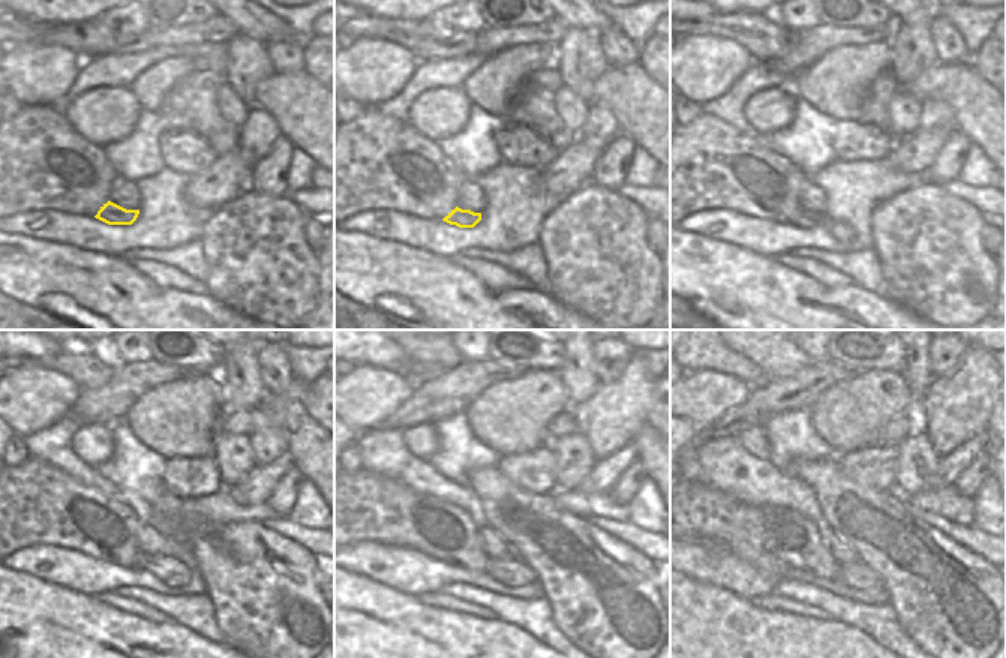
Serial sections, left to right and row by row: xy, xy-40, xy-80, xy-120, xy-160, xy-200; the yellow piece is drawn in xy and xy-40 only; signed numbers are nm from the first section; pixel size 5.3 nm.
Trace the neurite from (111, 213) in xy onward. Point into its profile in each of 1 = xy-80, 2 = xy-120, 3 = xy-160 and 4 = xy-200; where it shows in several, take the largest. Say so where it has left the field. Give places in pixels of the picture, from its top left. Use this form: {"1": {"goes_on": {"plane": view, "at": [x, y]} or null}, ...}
{"1": {"goes_on": {"plane": "xy-80", "at": [843, 233]}}, "2": {"goes_on": {"plane": "xy-120", "at": [171, 571]}}, "3": {"goes_on": {"plane": "xy-160", "at": [513, 573]}}, "4": {"goes_on": {"plane": "xy-200", "at": [856, 574]}}}

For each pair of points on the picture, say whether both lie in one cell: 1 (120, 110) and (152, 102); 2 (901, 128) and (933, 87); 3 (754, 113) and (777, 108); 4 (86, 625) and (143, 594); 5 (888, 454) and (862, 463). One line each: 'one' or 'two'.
1: two
2: two
3: one
4: two
5: one

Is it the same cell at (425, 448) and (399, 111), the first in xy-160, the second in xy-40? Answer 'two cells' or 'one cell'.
two cells

